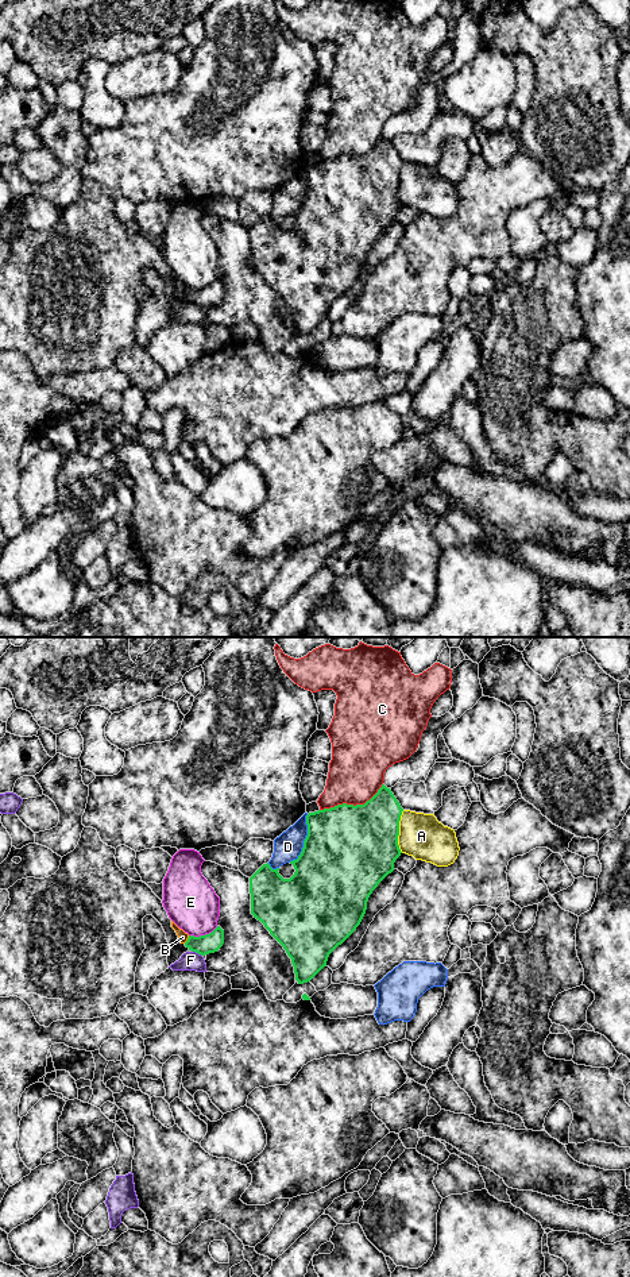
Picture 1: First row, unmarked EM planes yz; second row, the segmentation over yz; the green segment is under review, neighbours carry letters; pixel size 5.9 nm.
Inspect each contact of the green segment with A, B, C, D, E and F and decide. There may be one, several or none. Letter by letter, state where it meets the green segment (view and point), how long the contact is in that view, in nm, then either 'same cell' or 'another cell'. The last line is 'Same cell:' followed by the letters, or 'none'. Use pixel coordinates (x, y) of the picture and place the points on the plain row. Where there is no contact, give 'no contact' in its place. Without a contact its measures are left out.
A: yz (398, 184) | 260 nm | another cell
B: yz (188, 292) | 60 nm | same cell
C: yz (352, 157) | 400 nm | another cell
D: yz (305, 192) | 300 nm | another cell
E: yz (203, 288) | 190 nm | another cell
F: yz (197, 304) | 70 nm | another cell
Same cell: B

